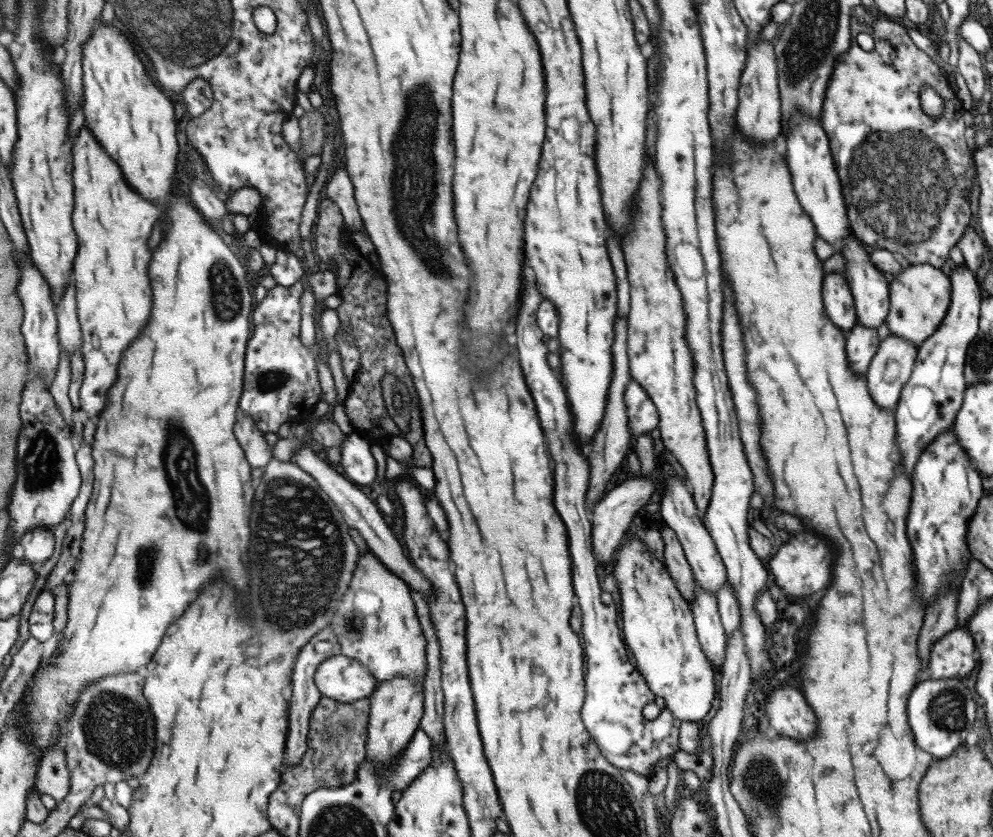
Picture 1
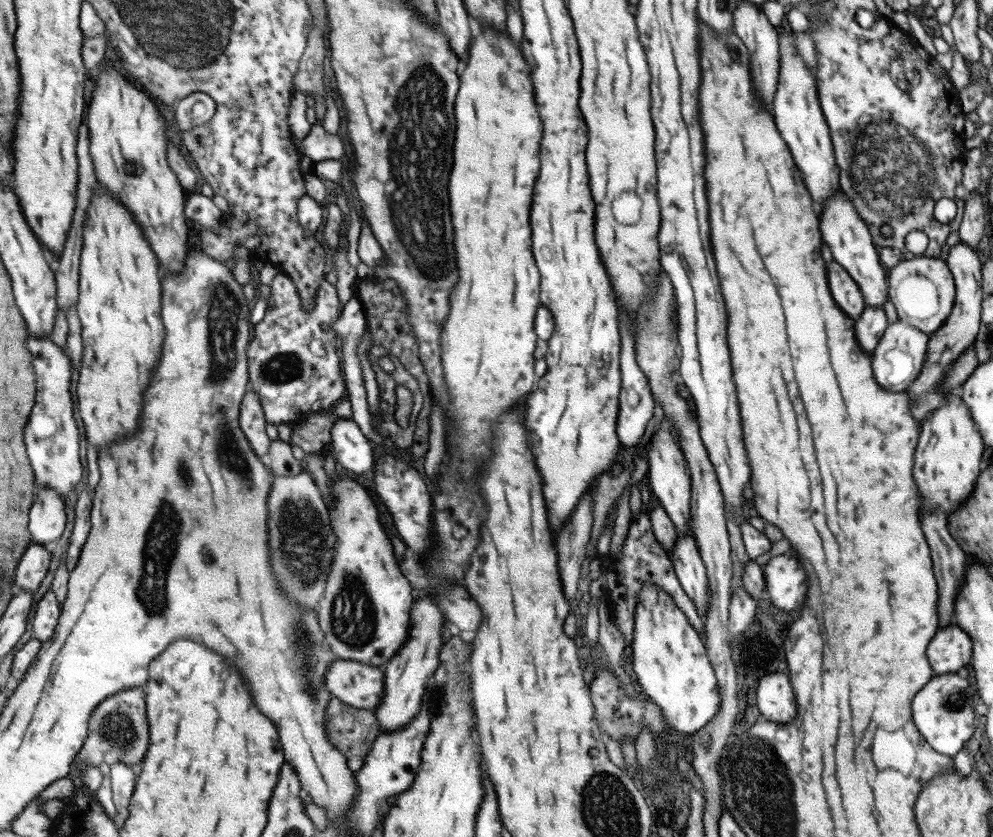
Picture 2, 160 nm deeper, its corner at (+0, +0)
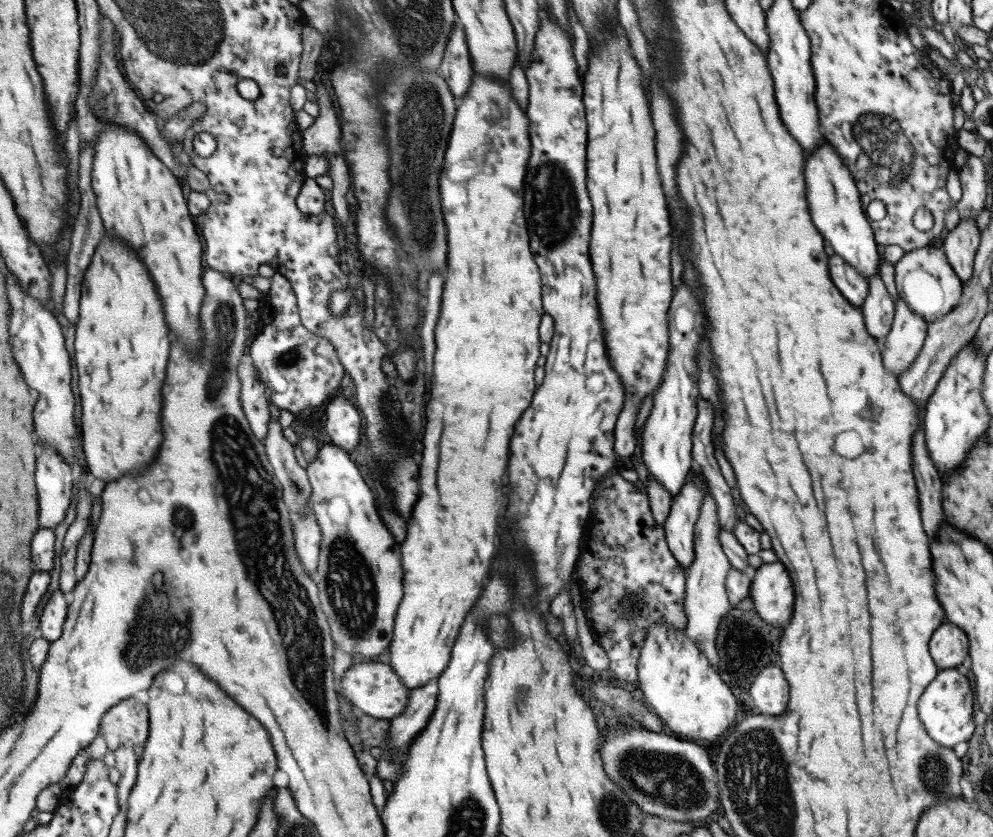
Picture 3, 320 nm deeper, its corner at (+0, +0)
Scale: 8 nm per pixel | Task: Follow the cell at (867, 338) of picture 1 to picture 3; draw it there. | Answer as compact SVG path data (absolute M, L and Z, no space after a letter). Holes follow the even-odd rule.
M878 268L867 281L868 291L860 306L863 322L870 336L881 341L889 332L894 304L879 277Z

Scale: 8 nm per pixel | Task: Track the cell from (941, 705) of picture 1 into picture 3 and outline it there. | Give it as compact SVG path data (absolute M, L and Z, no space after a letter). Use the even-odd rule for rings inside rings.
M958 668L940 669L917 700L917 716L929 738L951 750L957 742L967 742L974 728L972 697L969 681Z

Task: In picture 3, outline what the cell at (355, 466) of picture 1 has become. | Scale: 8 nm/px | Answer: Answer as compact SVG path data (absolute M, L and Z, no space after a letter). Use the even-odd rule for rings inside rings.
M335 395L327 405L327 430L331 442L353 452L361 442L361 414L345 396Z

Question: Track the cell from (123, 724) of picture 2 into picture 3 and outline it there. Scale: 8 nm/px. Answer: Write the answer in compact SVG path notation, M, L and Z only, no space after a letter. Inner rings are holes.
M131 698L115 705L102 722L101 735L105 735L108 747L115 752L121 745L145 746L151 729L148 705Z

